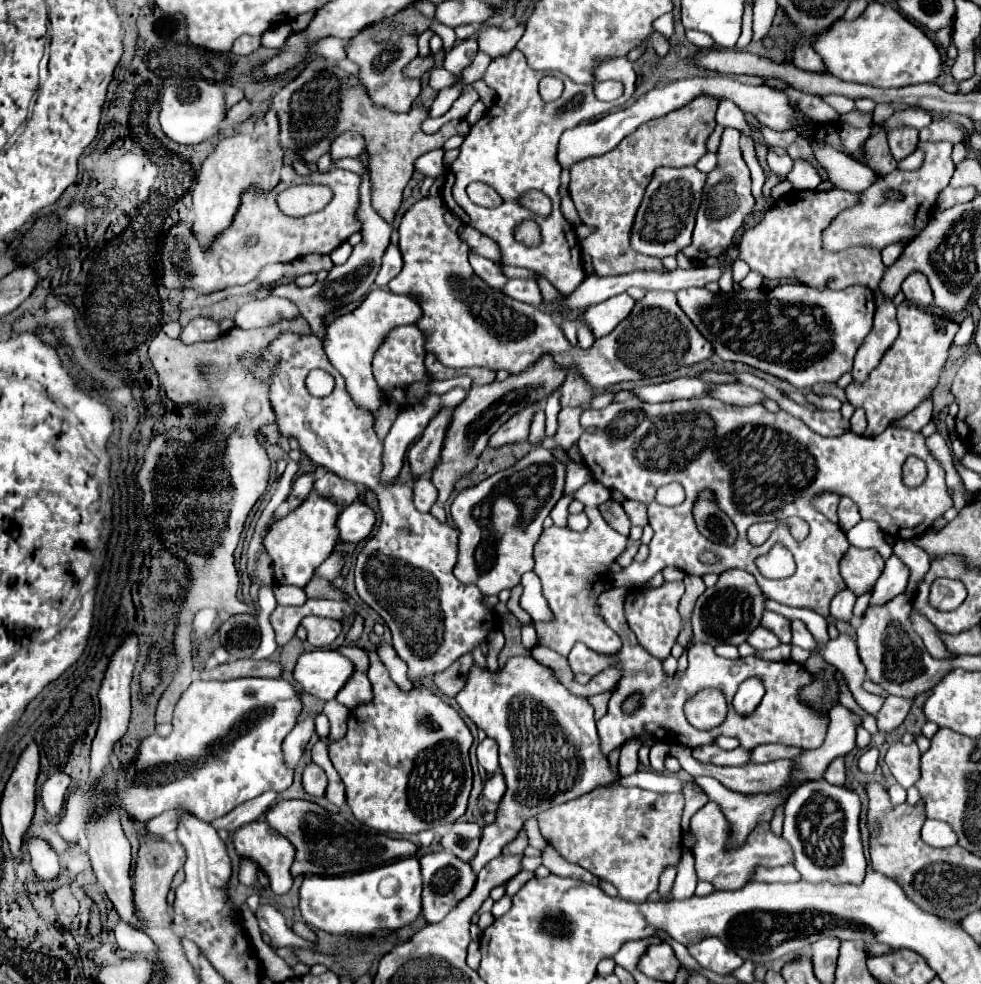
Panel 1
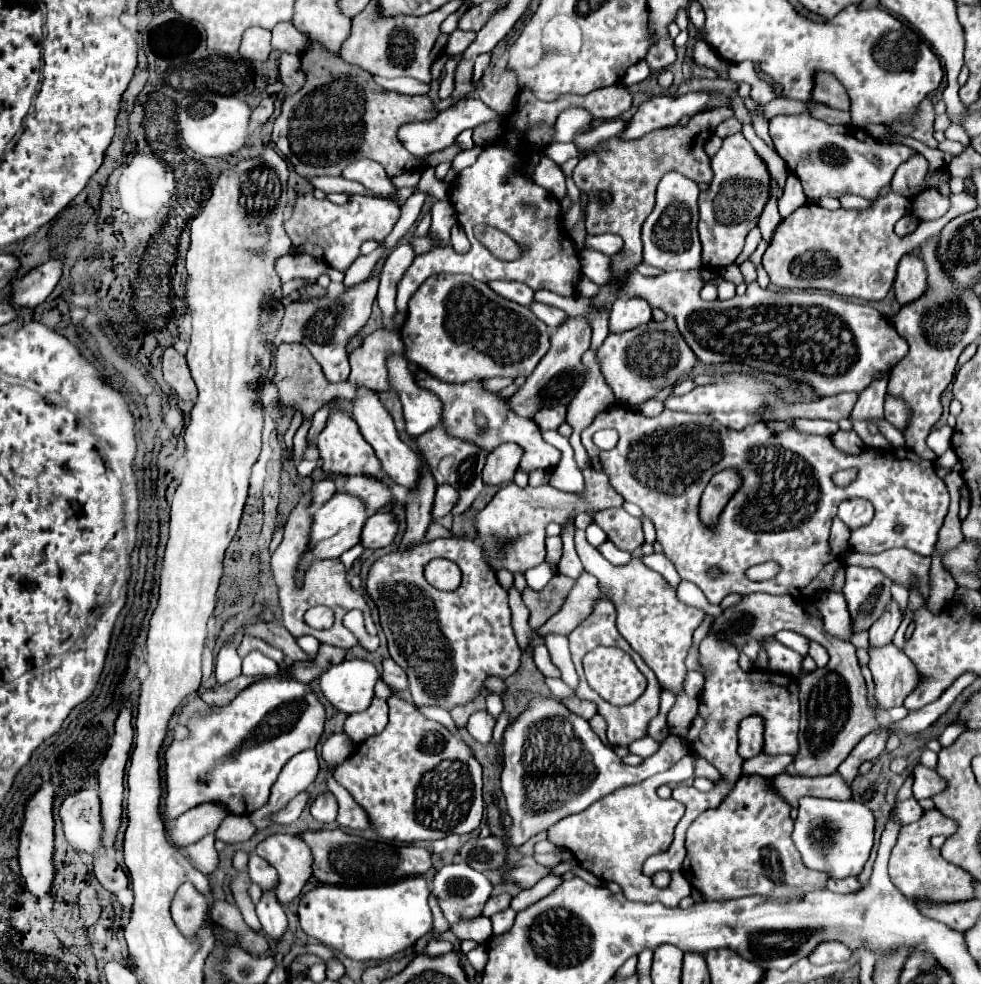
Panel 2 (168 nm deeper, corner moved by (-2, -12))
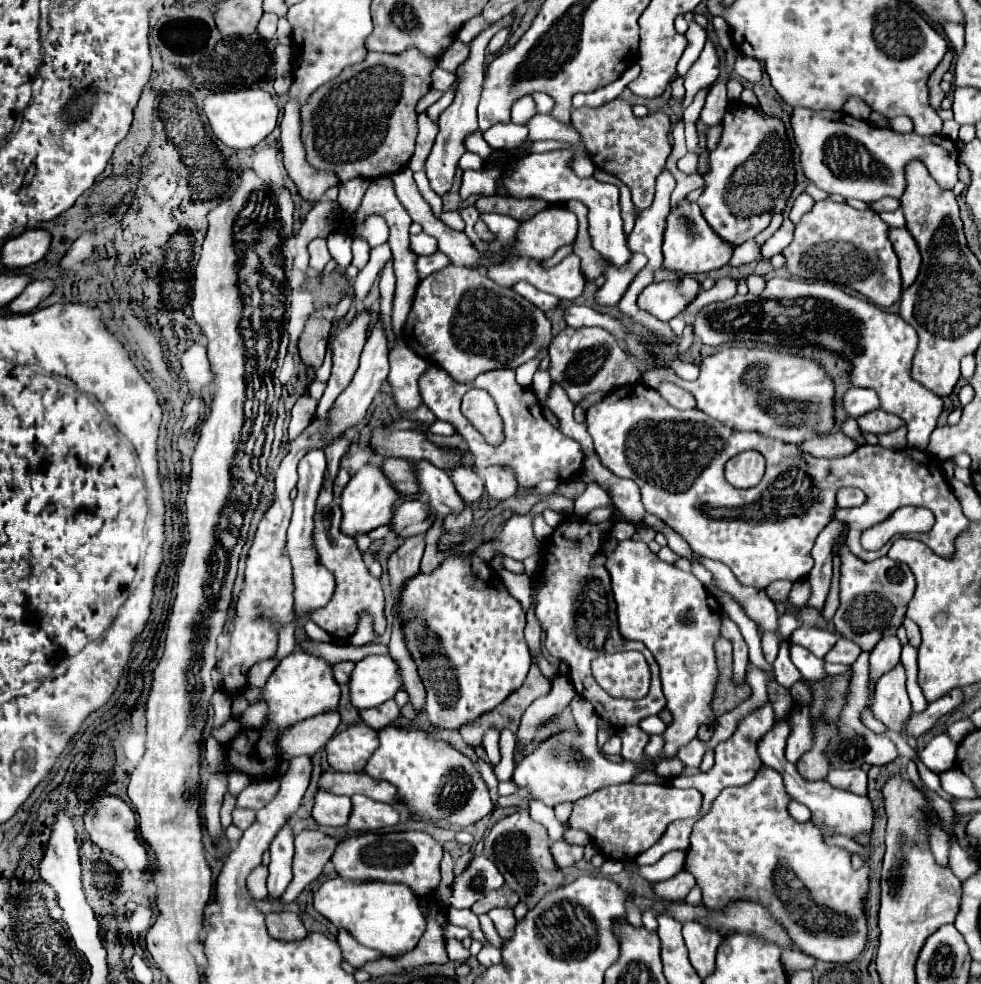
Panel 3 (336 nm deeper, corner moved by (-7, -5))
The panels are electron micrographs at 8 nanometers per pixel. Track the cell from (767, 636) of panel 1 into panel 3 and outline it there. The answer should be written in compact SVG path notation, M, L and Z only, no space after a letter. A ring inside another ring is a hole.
M791 645L791 661L805 679L809 679L809 681L827 679L827 673L825 673L825 667L823 667L825 661L811 655L811 651L807 651L799 645Z

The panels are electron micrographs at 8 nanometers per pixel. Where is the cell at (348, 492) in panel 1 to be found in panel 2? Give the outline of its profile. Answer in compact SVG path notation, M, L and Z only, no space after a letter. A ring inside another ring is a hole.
M350 476L342 492L360 498L368 514L374 514L392 500L392 492L386 490L386 486L382 486L380 482L372 482L372 478L362 478L362 476Z

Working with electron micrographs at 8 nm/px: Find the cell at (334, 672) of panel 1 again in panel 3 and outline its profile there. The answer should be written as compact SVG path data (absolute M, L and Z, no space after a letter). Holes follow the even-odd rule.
M371 655L355 665L351 675L351 703L357 709L377 707L403 687L397 665L389 655Z

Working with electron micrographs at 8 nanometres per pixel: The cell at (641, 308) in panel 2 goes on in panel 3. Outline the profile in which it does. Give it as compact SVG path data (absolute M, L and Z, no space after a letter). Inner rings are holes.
M681 277L679 281L651 283L639 295L639 307L655 315L661 321L671 321L679 315L697 295L699 283L693 277Z

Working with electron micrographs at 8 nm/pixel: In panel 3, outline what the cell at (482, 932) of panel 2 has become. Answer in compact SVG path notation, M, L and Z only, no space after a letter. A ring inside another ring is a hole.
M449 909L447 911L449 915L449 923L453 925L461 925L461 927L467 927L471 933L473 933L473 939L479 939L483 945L489 945L489 941L485 939L481 927L479 927L479 919L475 913L471 913L469 909Z

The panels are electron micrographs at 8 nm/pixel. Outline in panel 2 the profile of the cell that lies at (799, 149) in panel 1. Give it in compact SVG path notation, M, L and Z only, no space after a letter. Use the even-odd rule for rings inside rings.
M844 194L844 196L840 196L838 198L840 200L840 204L844 206L844 208L866 208L866 206L870 206L870 200L864 200L864 198L860 198L860 196L852 196L852 194Z

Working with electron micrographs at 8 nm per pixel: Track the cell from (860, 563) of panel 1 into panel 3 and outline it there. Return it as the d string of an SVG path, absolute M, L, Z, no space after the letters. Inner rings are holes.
M847 545L839 547L841 557L841 579L839 579L839 609L833 617L835 631L857 643L863 651L873 651L873 647L883 639L897 633L903 625L907 605L915 593L915 577L905 563L893 561L889 557L865 563L857 559Z

